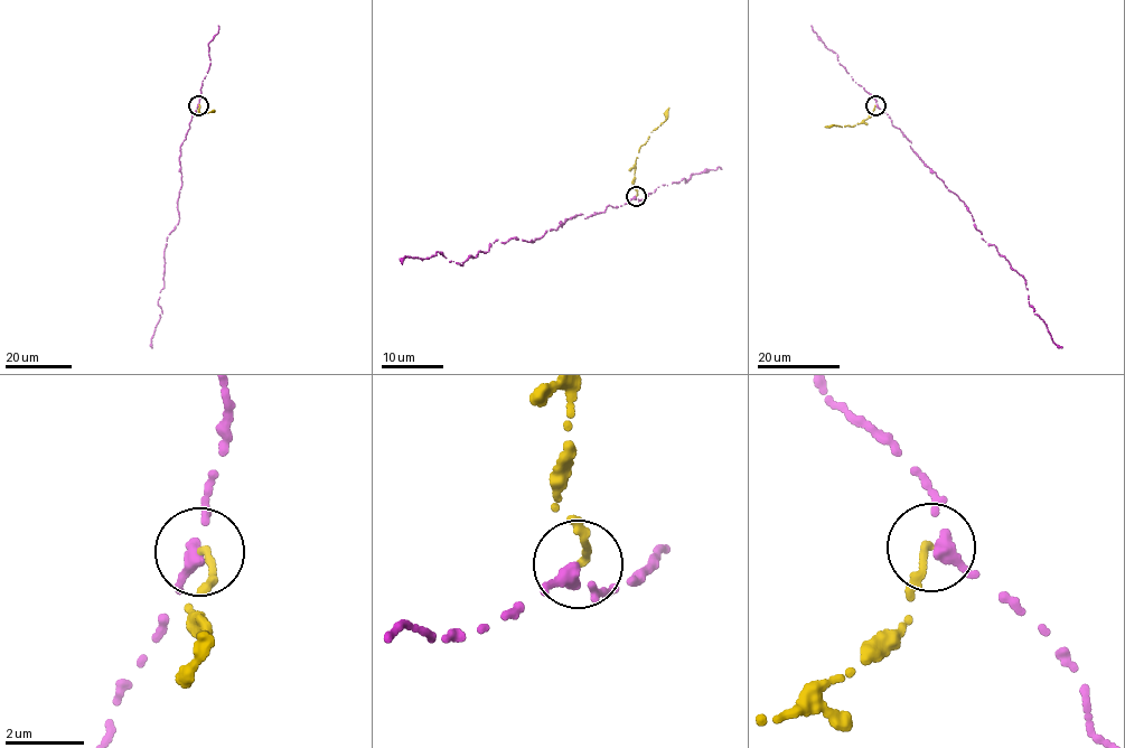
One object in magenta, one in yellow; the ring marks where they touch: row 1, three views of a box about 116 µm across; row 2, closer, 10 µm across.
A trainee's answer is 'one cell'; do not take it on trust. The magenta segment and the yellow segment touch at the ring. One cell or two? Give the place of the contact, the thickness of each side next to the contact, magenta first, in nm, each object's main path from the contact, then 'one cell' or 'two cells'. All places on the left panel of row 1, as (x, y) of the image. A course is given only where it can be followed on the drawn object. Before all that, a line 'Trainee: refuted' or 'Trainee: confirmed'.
Trainee: refuted
place (198, 105); calibres 380 and 160 nm; course magenta (198, 105), (180, 147), (179, 218), (165, 250), (163, 287), (158, 305), (162, 312), (152, 348); course yellow (198, 104), (199, 113), (214, 110); two cells

